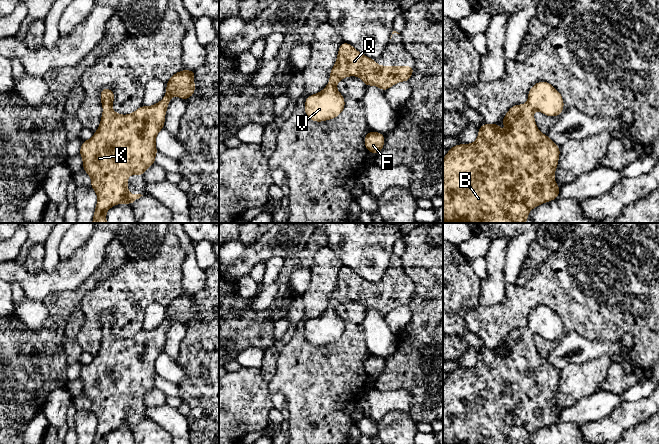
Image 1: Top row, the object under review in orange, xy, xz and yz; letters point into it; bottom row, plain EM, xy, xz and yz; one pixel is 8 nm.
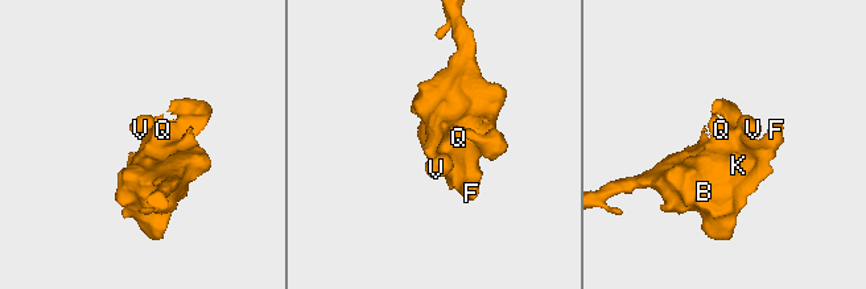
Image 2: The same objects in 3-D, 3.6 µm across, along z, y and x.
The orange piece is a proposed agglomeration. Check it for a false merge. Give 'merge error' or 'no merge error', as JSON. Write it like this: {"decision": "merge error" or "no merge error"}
{"decision": "no merge error"}

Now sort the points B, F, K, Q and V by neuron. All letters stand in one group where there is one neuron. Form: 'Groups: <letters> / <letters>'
Groups: B F K Q V

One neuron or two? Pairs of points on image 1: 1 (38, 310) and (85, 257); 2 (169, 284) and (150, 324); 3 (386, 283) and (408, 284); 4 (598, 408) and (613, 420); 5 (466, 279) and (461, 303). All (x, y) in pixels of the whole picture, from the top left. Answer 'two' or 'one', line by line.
1: two
2: two
3: one
4: two
5: one

